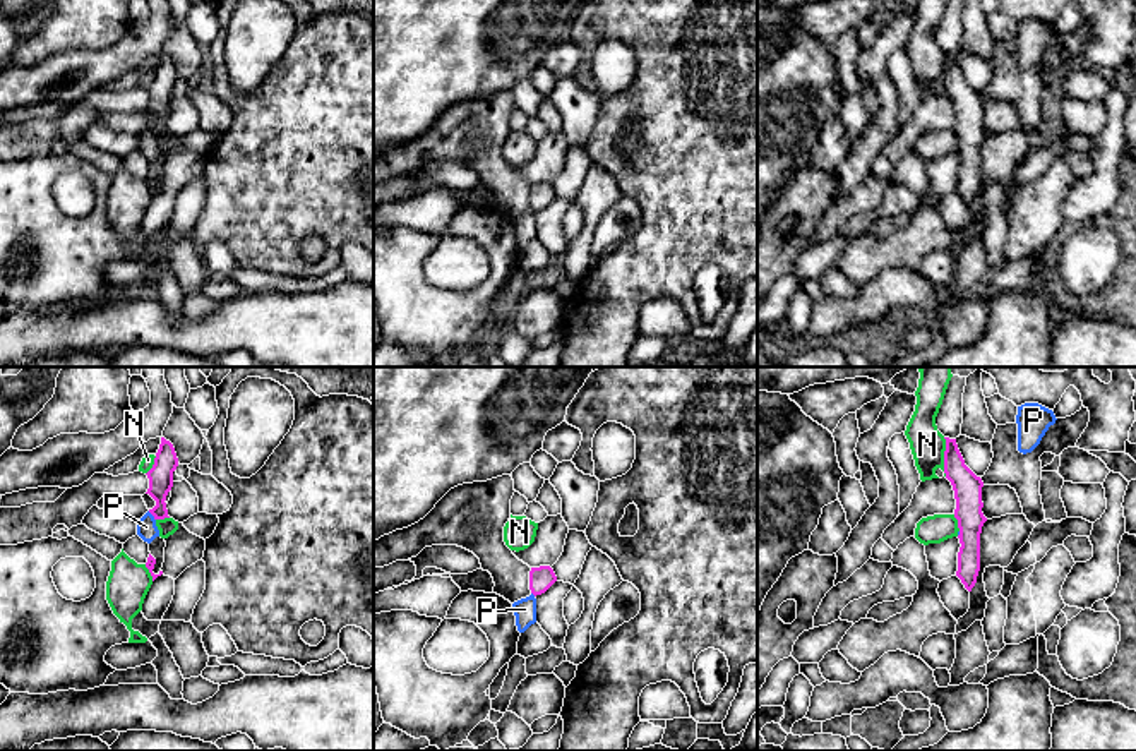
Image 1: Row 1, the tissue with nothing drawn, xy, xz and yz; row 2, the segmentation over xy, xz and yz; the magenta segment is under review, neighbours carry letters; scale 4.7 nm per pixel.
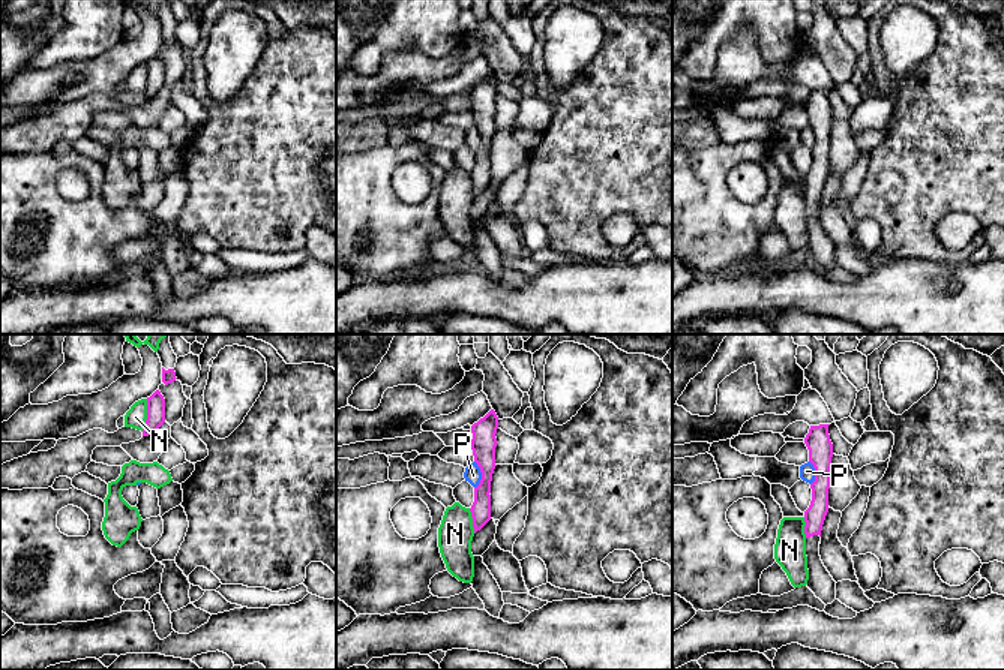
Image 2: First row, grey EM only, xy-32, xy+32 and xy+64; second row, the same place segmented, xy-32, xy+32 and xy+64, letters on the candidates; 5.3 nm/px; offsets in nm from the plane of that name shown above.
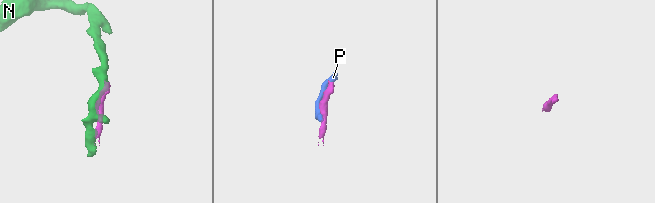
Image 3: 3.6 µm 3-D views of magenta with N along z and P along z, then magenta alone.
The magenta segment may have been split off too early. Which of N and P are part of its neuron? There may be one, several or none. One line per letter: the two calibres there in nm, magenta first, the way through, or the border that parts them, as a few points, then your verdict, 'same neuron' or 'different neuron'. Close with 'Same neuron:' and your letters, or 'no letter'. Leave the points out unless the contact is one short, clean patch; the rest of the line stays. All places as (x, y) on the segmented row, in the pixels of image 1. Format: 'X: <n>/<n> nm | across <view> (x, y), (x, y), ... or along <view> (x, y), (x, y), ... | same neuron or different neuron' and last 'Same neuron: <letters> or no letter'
N: 140/170 nm | different neuron
P: 110/100 nm | along xy (148, 511), (155, 520) | different neuron
Same neuron: no letter

